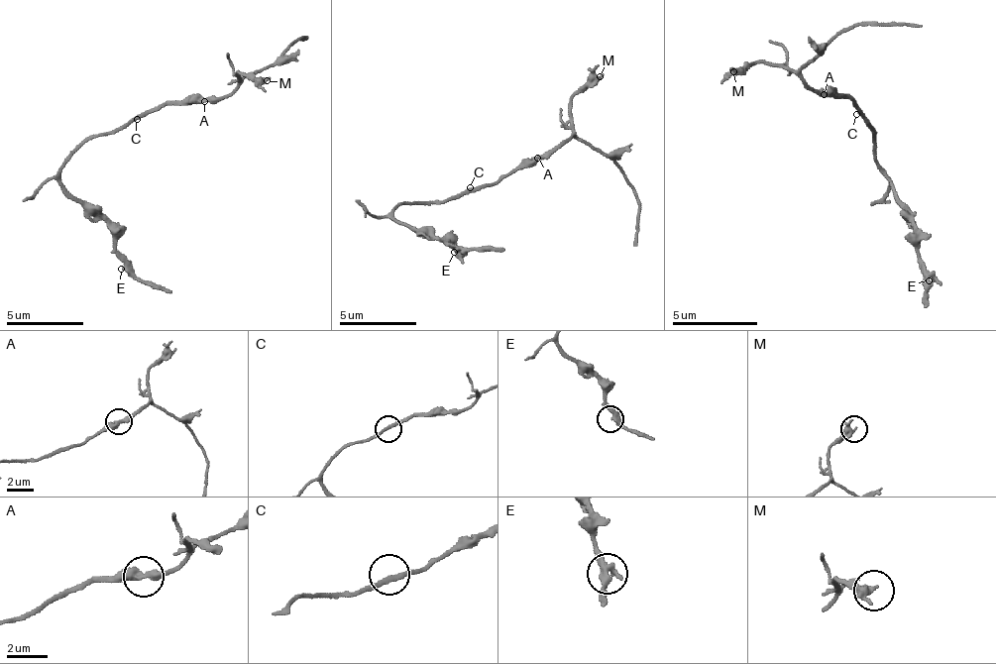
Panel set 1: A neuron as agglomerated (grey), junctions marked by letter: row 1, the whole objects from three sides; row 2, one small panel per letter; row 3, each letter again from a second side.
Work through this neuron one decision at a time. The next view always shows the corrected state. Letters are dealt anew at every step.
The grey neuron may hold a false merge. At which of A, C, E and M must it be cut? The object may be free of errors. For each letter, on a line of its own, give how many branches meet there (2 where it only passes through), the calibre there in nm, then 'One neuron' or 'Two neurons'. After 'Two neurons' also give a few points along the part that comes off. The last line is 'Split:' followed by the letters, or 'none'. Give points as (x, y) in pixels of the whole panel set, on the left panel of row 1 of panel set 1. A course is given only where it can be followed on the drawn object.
A: Branches: 2. Thickness 360 nm. One neuron
C: Branches: 2. Thickness 220 nm. One neuron
E: Branches: 2. Thickness 320 nm. One neuron
M: Branches: 2. Thickness 320 nm. One neuron
Split: none

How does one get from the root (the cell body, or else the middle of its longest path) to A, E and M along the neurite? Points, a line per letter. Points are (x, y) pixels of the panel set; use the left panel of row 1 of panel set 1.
A: (137, 119), (160, 111), (166, 104), (201, 104), (205, 100)
E: (137, 119), (94, 135), (59, 172), (59, 180), (106, 222), (113, 238), (113, 253), (125, 265), (121, 269)
M: (137, 119), (160, 111), (166, 104), (221, 100), (240, 80), (236, 77), (240, 73), (255, 73), (267, 80)

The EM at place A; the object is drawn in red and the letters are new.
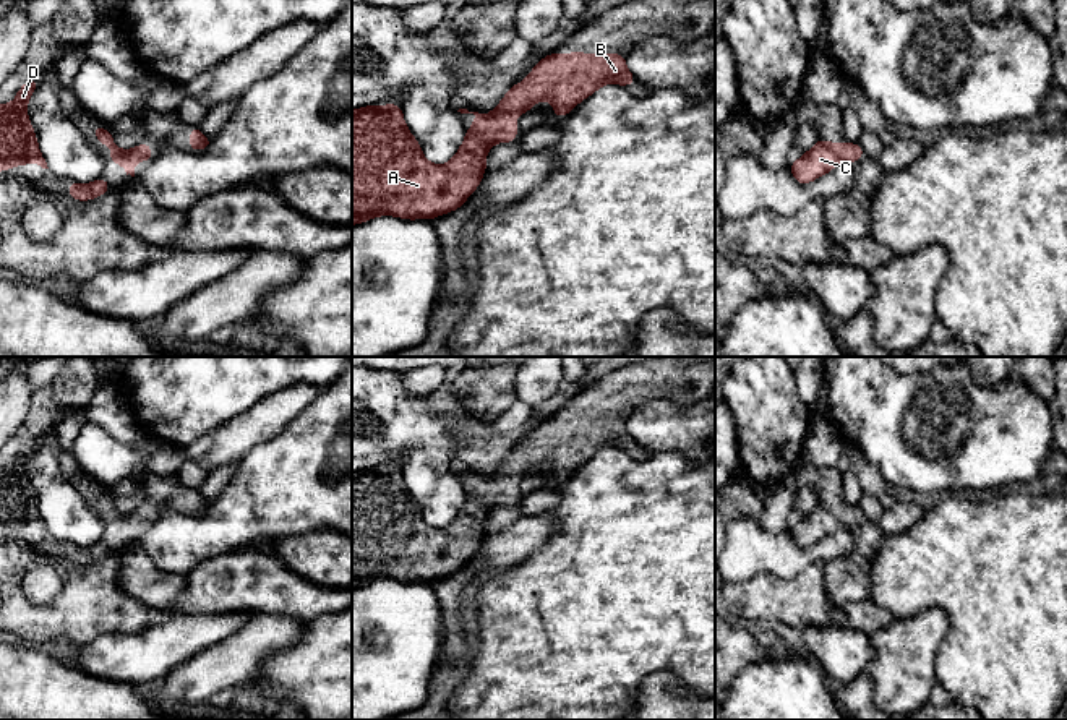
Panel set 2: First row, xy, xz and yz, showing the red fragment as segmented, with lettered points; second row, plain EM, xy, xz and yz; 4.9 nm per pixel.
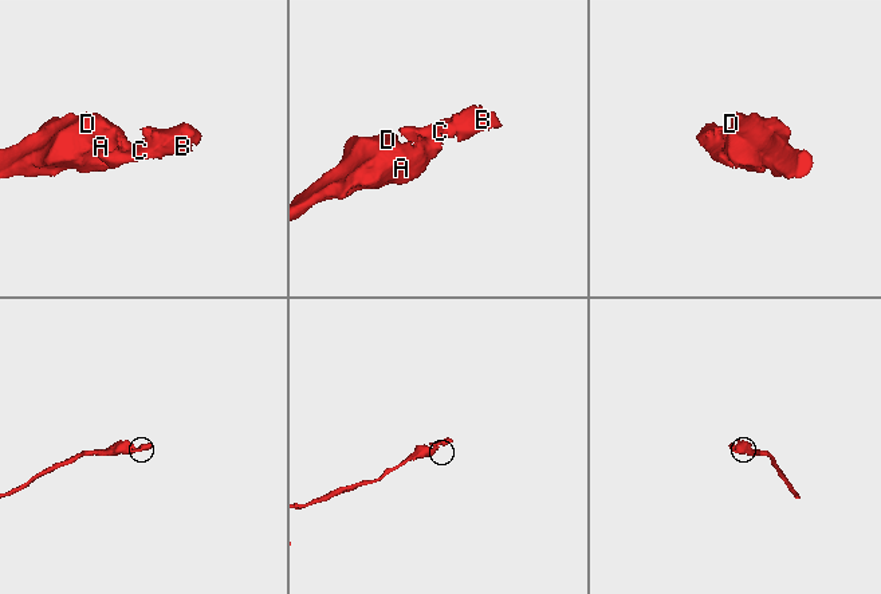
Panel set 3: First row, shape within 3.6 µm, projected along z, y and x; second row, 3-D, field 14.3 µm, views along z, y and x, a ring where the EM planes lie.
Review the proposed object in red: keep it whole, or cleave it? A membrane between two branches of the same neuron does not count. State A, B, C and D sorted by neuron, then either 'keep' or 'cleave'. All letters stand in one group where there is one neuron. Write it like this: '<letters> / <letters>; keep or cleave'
A B C D; keep

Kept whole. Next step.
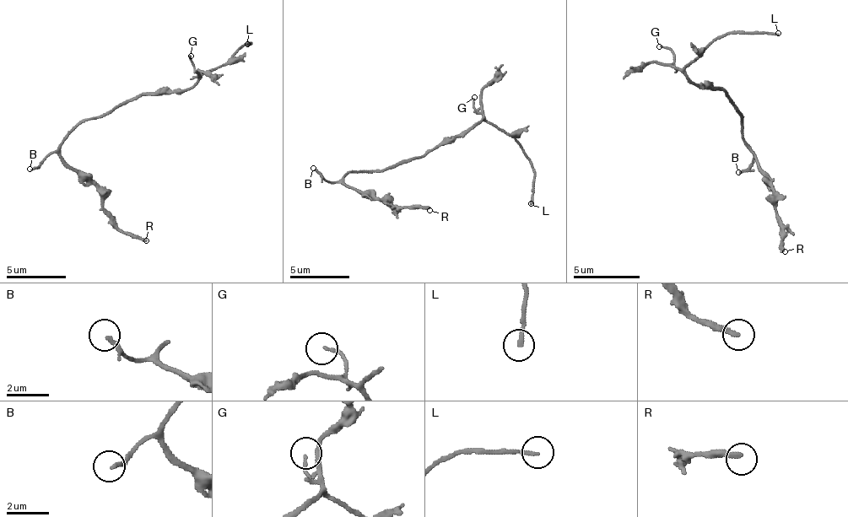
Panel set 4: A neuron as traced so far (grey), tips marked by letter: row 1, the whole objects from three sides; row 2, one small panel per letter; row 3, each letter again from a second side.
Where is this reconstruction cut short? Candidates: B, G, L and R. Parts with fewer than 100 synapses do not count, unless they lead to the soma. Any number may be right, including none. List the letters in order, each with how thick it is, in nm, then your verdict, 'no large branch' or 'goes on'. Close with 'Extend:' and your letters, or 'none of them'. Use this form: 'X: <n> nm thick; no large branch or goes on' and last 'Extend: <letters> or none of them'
B: 120 nm thick; no large branch
G: 120 nm thick; no large branch
L: 170 nm thick; no large branch
R: 240 nm thick; goes on
Extend: R

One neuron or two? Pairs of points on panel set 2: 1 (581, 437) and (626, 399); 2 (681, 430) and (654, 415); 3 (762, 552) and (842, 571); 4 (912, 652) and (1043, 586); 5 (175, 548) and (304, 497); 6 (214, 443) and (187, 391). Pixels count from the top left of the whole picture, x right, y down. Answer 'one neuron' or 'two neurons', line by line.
1: one neuron
2: one neuron
3: two neurons
4: two neurons
5: one neuron
6: two neurons

